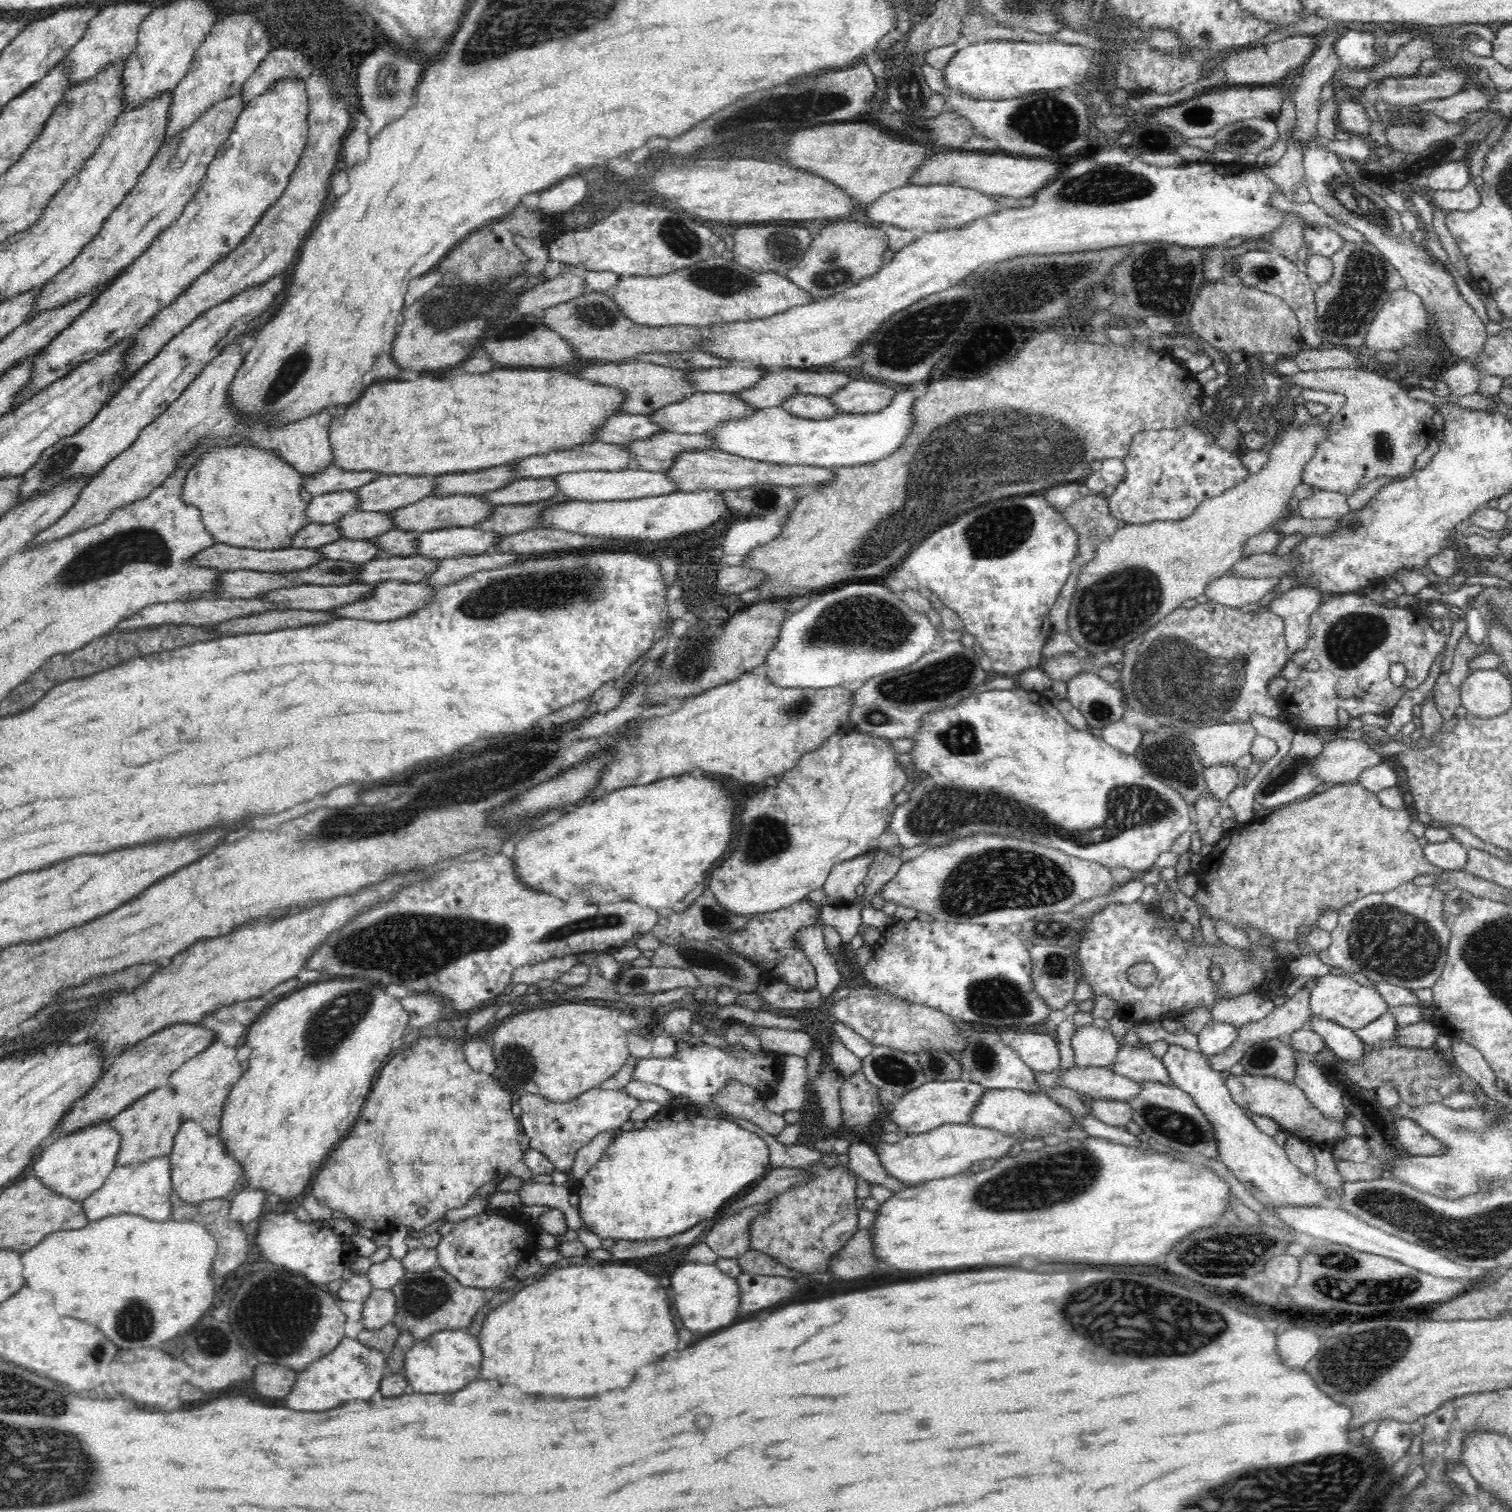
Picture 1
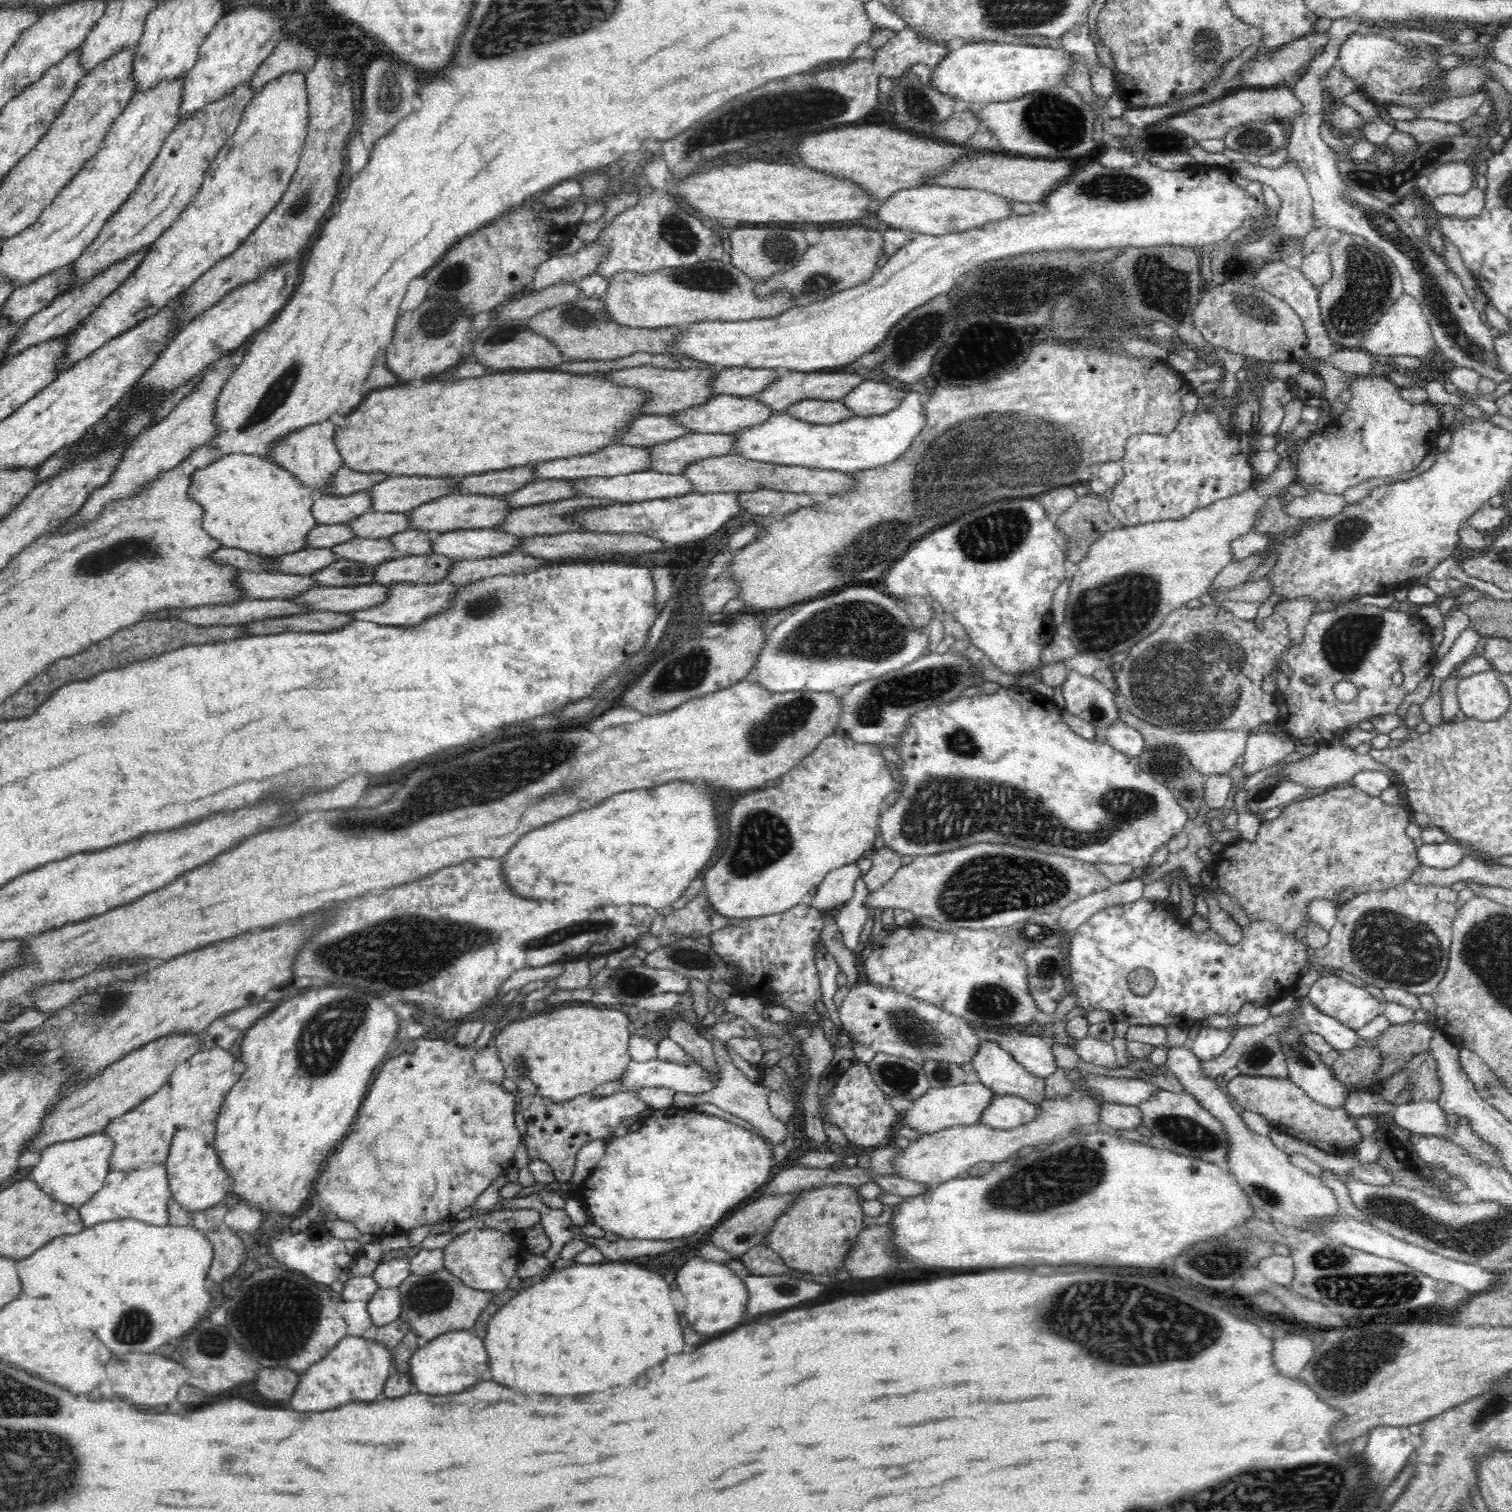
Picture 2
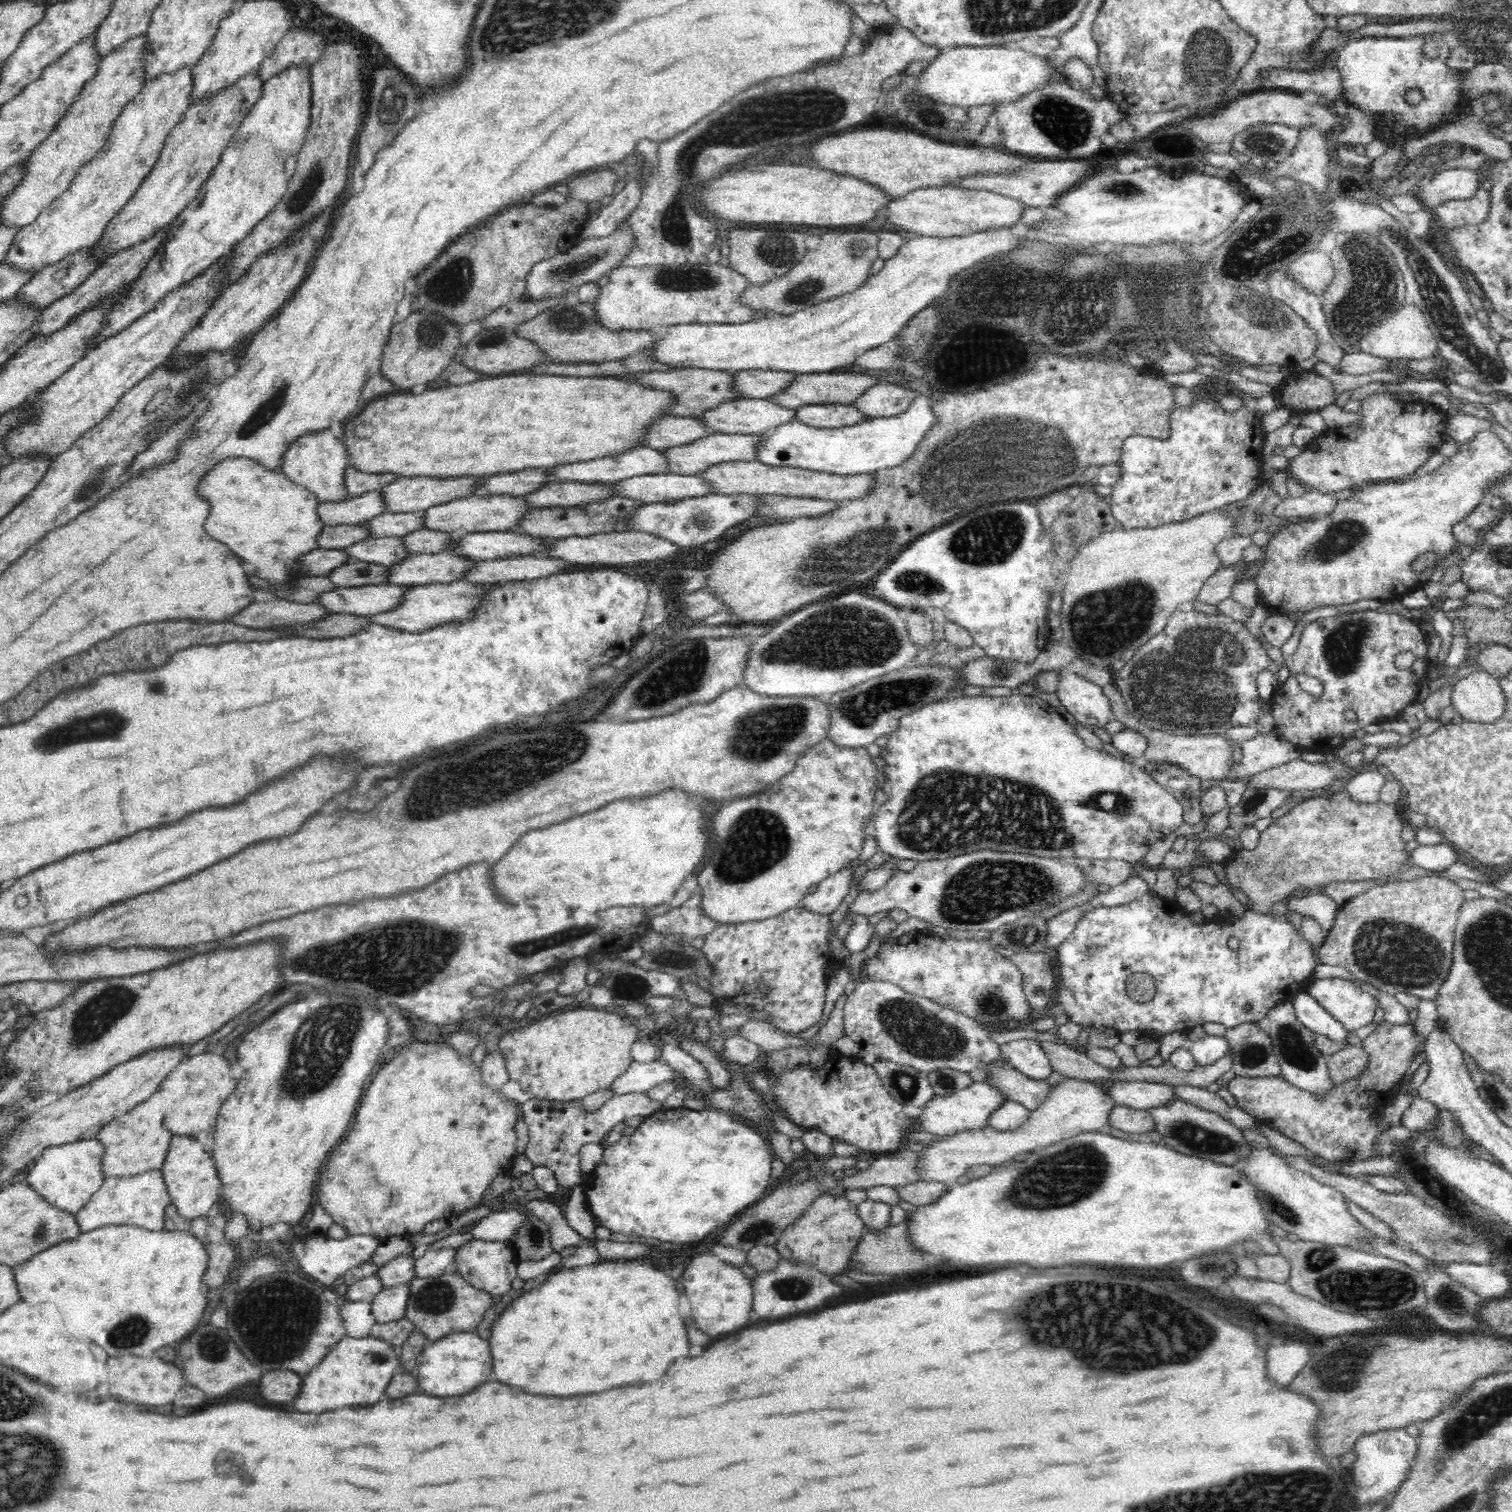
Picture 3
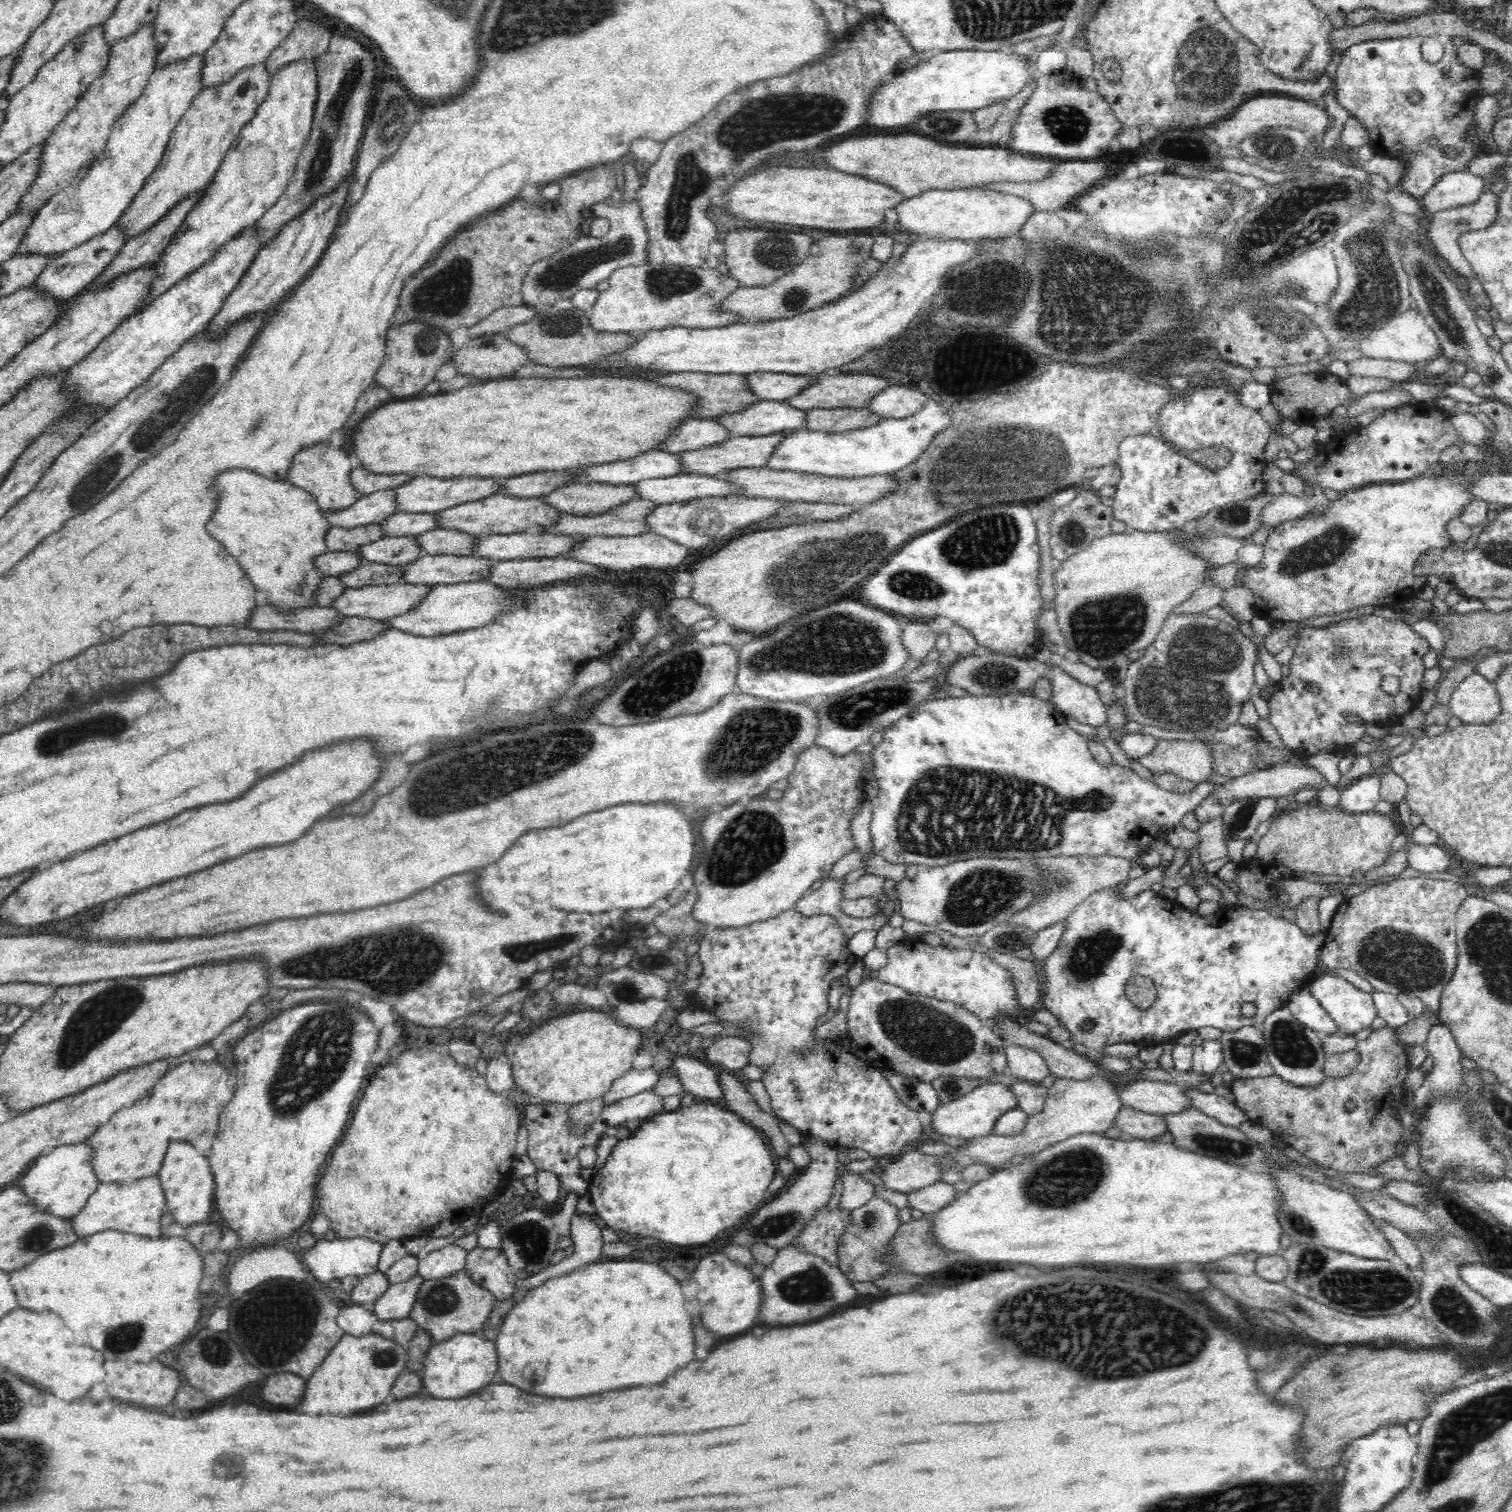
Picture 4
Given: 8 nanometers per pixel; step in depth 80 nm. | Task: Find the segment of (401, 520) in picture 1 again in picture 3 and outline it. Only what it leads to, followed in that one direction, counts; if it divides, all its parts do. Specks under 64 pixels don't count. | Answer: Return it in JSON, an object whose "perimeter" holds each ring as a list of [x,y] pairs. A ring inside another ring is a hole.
{"perimeter":[[[492,494],[486,498],[472,495],[470,498],[450,500],[440,506],[423,510],[423,526],[430,530],[452,533],[453,538],[460,538],[468,533],[510,531],[511,528],[529,511],[532,505],[524,503],[524,498],[504,494]]]}

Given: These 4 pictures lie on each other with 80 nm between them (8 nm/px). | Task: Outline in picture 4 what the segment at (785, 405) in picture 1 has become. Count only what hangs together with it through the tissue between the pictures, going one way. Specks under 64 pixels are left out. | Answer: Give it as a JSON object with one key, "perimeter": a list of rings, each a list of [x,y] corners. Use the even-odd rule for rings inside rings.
{"perimeter":[[[837,408],[837,409],[816,409],[808,411],[806,427],[813,431],[825,433],[839,433],[846,431],[863,430],[866,427],[875,426],[876,423],[884,420],[879,413],[870,412],[867,408]]]}

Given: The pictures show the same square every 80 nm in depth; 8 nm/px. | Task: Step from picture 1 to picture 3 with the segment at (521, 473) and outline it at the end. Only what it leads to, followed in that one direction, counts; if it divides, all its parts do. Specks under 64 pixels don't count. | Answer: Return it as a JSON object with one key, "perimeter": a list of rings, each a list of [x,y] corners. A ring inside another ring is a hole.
{"perimeter":[[[640,446],[631,448],[630,451],[624,451],[623,454],[608,455],[604,458],[584,461],[584,464],[563,464],[563,466],[550,467],[549,478],[556,481],[572,481],[579,483],[604,483],[610,484],[625,478],[633,476],[642,476],[645,474],[666,473],[666,457],[659,450]]]}

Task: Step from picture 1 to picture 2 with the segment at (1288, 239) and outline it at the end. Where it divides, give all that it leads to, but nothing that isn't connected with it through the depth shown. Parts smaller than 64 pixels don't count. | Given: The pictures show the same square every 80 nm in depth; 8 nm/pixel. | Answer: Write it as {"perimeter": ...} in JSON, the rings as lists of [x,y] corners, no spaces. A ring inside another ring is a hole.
{"perimeter":[[[1247,161],[1227,162],[1226,167],[1229,170],[1236,171],[1240,176],[1256,180],[1271,186],[1281,200],[1281,207],[1276,212],[1276,231],[1282,234],[1286,239],[1305,238],[1312,230],[1314,225],[1313,200],[1309,191],[1302,169],[1298,167],[1296,161],[1284,161],[1278,168],[1267,168],[1262,165],[1248,163]]]}

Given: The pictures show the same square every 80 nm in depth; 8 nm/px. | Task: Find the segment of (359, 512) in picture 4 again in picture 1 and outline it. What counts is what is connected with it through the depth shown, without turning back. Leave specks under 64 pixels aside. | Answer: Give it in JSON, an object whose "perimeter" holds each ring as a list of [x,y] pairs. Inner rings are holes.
{"perimeter":[[[355,491],[326,492],[312,497],[306,515],[310,523],[332,524],[344,514],[356,512],[358,501]]]}

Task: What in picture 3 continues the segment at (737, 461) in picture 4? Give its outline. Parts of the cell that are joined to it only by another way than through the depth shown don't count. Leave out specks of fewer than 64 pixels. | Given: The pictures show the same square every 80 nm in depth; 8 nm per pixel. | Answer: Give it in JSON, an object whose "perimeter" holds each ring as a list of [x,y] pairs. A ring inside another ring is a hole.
{"perimeter":[[[714,433],[710,436],[699,438],[694,442],[683,444],[661,450],[666,457],[666,470],[672,474],[696,475],[705,468],[719,462],[728,462],[733,460],[756,461],[756,447],[761,441],[758,435],[733,435],[724,433]]]}

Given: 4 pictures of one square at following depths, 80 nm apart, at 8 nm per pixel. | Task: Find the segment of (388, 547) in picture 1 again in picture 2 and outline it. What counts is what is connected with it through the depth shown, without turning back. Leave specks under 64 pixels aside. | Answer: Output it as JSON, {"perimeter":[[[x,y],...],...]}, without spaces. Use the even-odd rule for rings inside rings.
{"perimeter":[[[410,528],[393,534],[389,537],[394,545],[392,558],[430,553],[435,536],[435,532]]]}

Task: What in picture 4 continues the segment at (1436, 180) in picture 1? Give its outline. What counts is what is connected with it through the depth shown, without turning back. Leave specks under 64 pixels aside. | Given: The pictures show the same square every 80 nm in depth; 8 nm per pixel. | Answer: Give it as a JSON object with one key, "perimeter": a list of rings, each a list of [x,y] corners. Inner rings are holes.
{"perimeter":[[[1468,170],[1451,172],[1430,188],[1420,202],[1428,212],[1438,212],[1474,202],[1487,187],[1488,180],[1480,175],[1474,175]]]}

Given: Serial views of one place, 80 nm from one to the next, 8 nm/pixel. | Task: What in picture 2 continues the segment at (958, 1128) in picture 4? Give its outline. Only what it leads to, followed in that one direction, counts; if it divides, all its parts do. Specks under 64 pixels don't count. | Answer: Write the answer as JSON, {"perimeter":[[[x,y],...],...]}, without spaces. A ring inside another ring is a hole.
{"perimeter":[[[977,1079],[954,1086],[930,1087],[904,1110],[904,1126],[925,1134],[947,1130],[948,1127],[970,1127],[980,1123],[984,1110],[994,1102],[995,1092]]]}

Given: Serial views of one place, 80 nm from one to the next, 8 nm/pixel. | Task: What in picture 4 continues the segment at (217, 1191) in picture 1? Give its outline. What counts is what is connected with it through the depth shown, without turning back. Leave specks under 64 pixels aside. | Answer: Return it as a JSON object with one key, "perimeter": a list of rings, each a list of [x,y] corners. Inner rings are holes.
{"perimeter":[[[172,1141],[164,1164],[160,1168],[161,1188],[165,1193],[166,1210],[173,1216],[174,1221],[182,1227],[190,1227],[191,1224],[208,1222],[213,1206],[212,1171],[208,1168],[208,1160],[204,1155],[196,1152],[192,1144],[184,1144],[184,1141]]]}

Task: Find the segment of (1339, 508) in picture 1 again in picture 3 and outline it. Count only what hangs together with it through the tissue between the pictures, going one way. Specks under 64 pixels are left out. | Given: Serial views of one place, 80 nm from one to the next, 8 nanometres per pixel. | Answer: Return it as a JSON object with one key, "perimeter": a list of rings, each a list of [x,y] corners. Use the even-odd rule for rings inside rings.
{"perimeter":[[[1311,488],[1302,496],[1289,496],[1282,500],[1274,513],[1278,517],[1289,518],[1293,521],[1307,520],[1332,513],[1334,506],[1338,504],[1338,500],[1334,494],[1324,493]]]}

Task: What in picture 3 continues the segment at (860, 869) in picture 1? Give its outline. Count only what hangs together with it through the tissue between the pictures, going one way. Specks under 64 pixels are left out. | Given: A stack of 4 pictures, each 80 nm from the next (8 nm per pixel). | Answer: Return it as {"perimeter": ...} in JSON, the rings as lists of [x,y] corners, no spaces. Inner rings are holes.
{"perimeter":[[[844,867],[822,880],[814,893],[808,893],[800,900],[799,906],[808,911],[829,915],[842,904],[844,897],[850,894],[854,886],[853,879],[854,869]]]}

